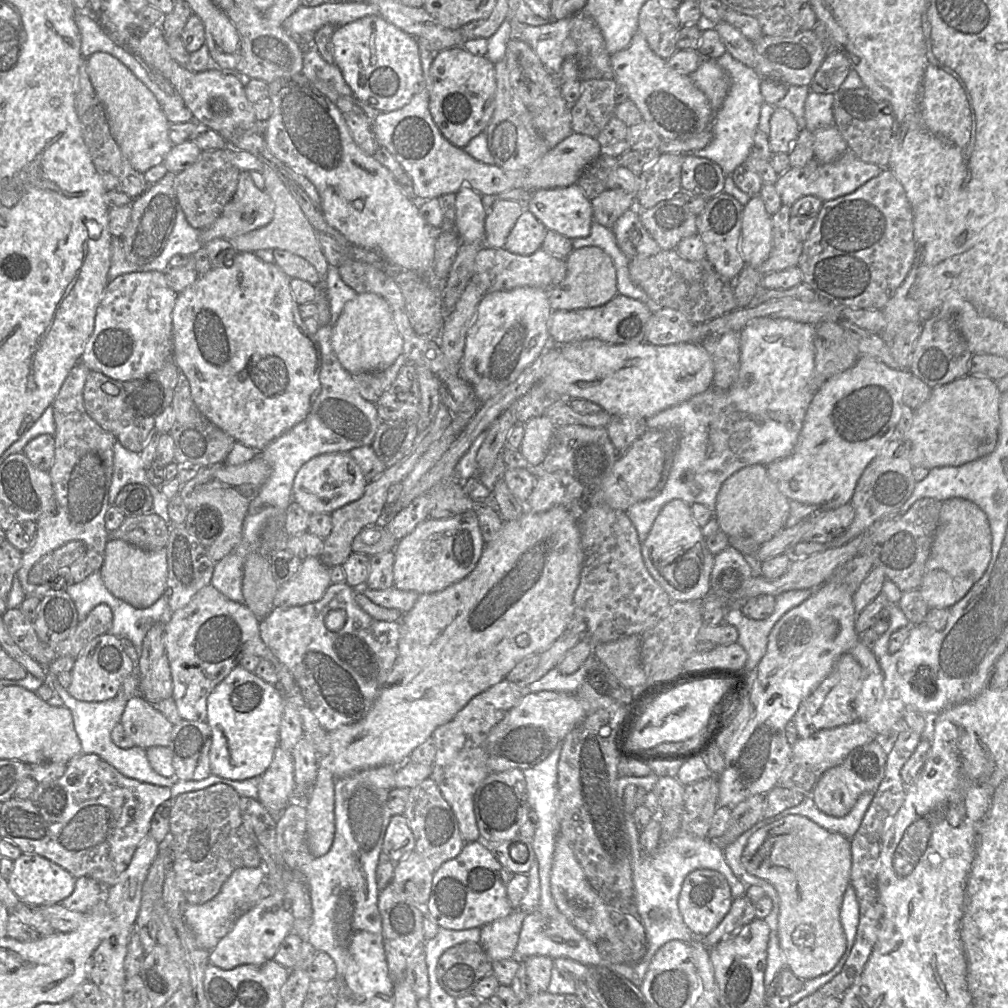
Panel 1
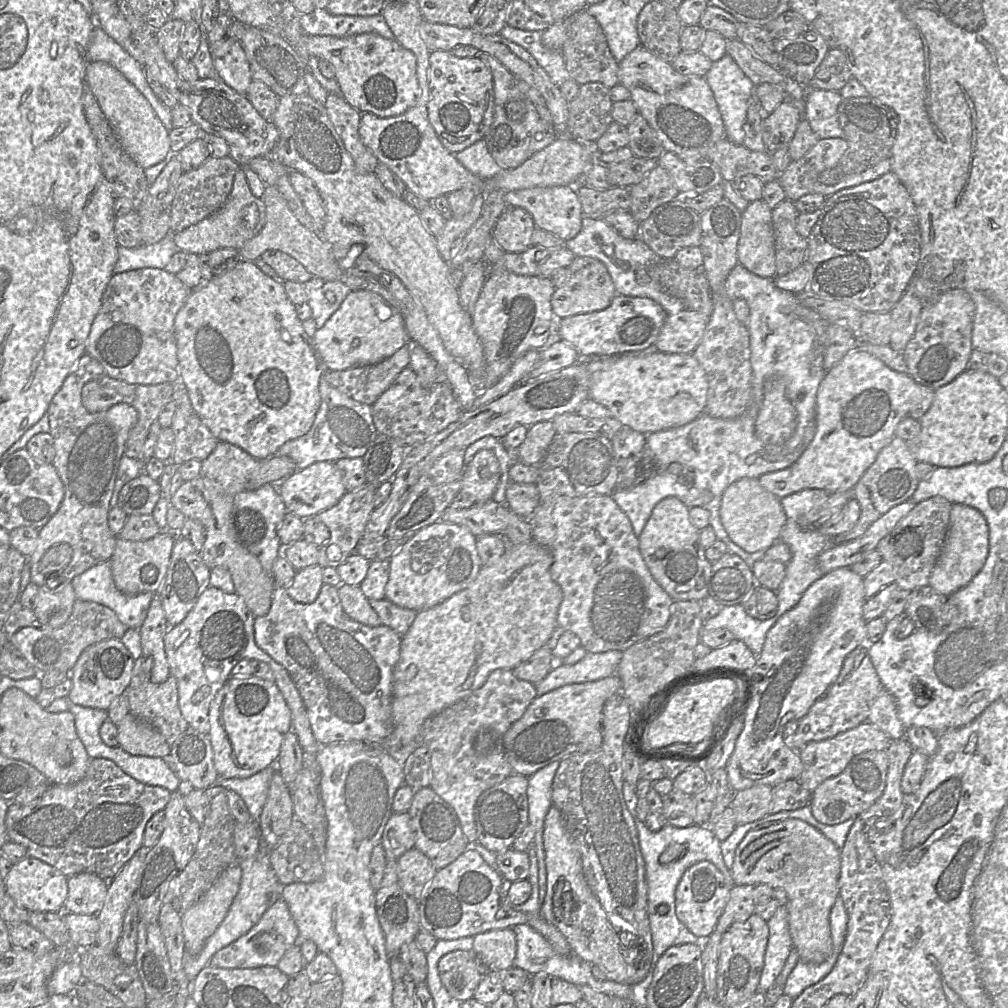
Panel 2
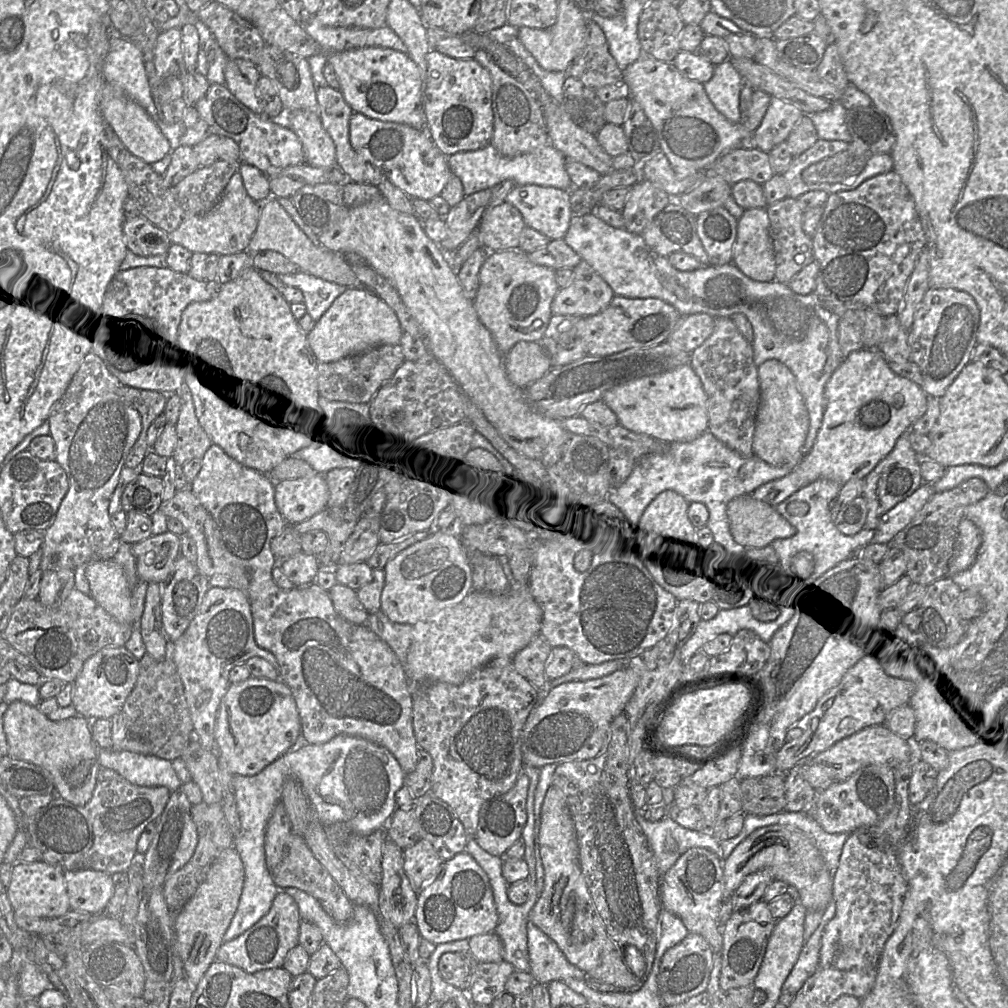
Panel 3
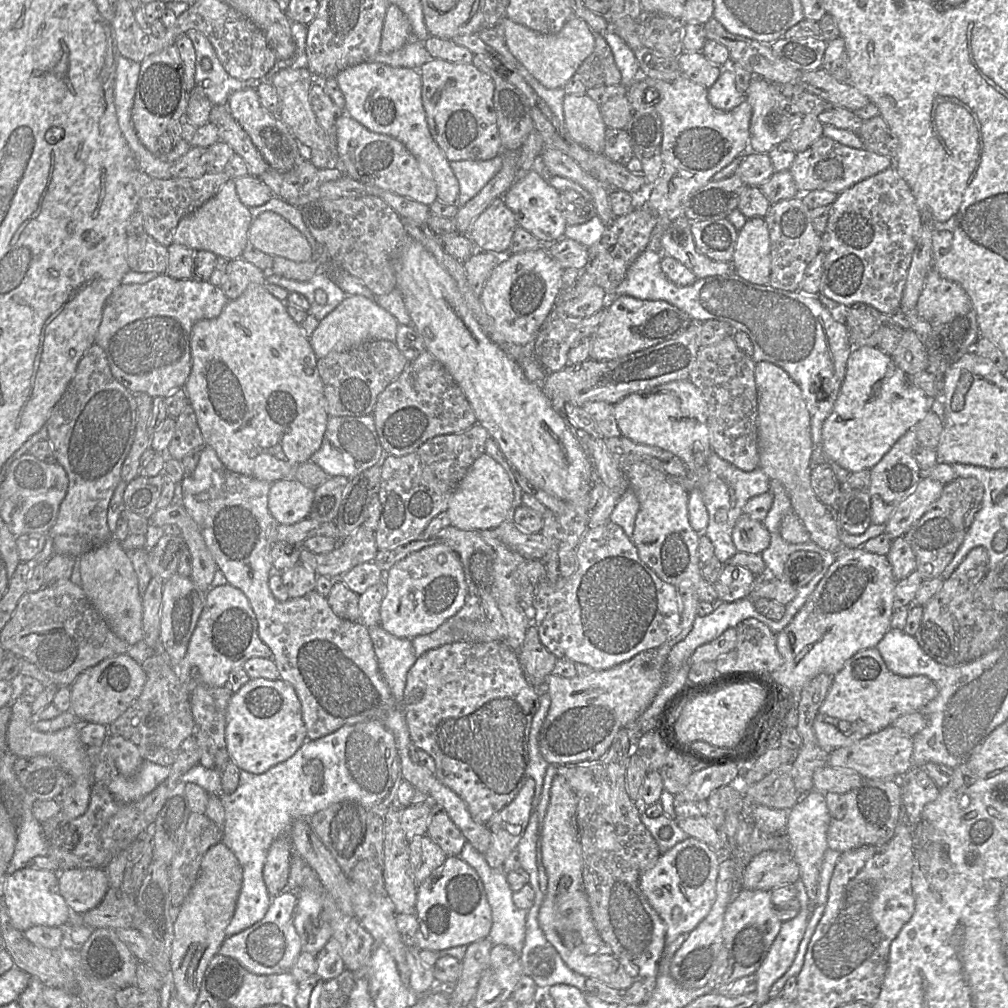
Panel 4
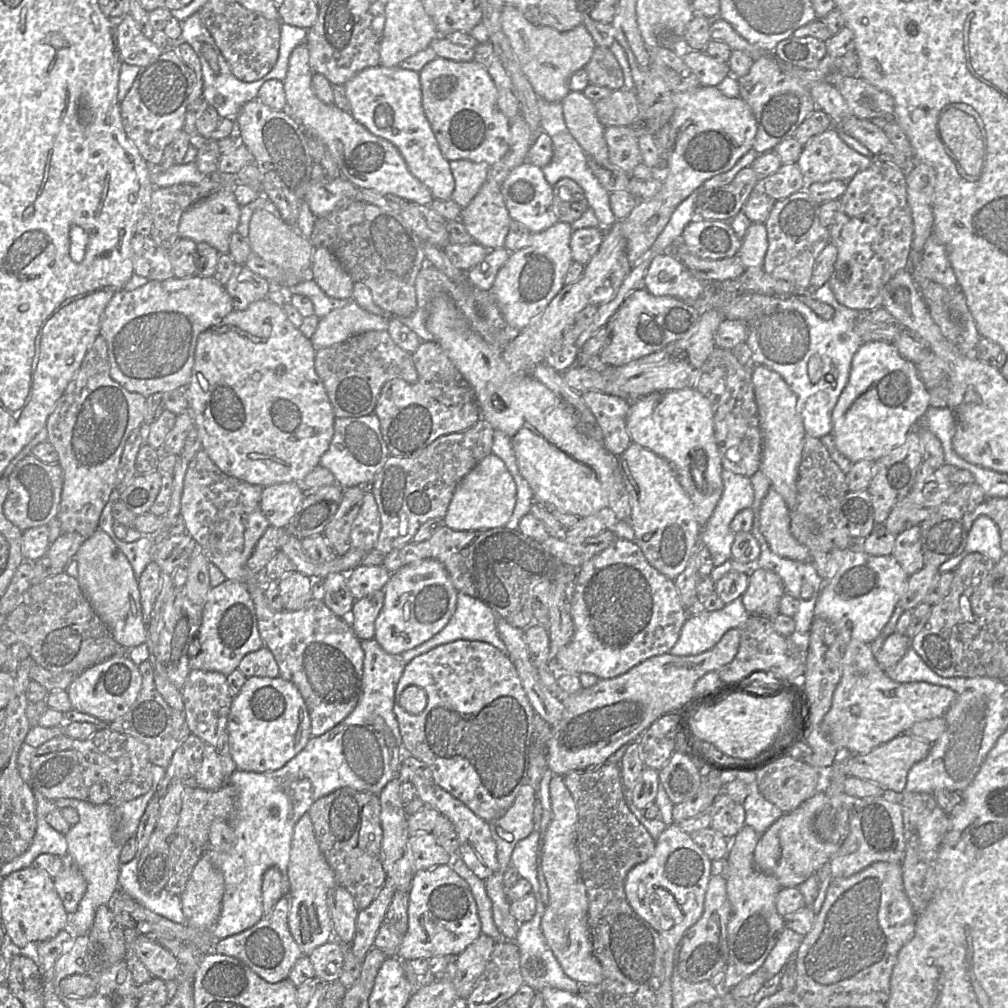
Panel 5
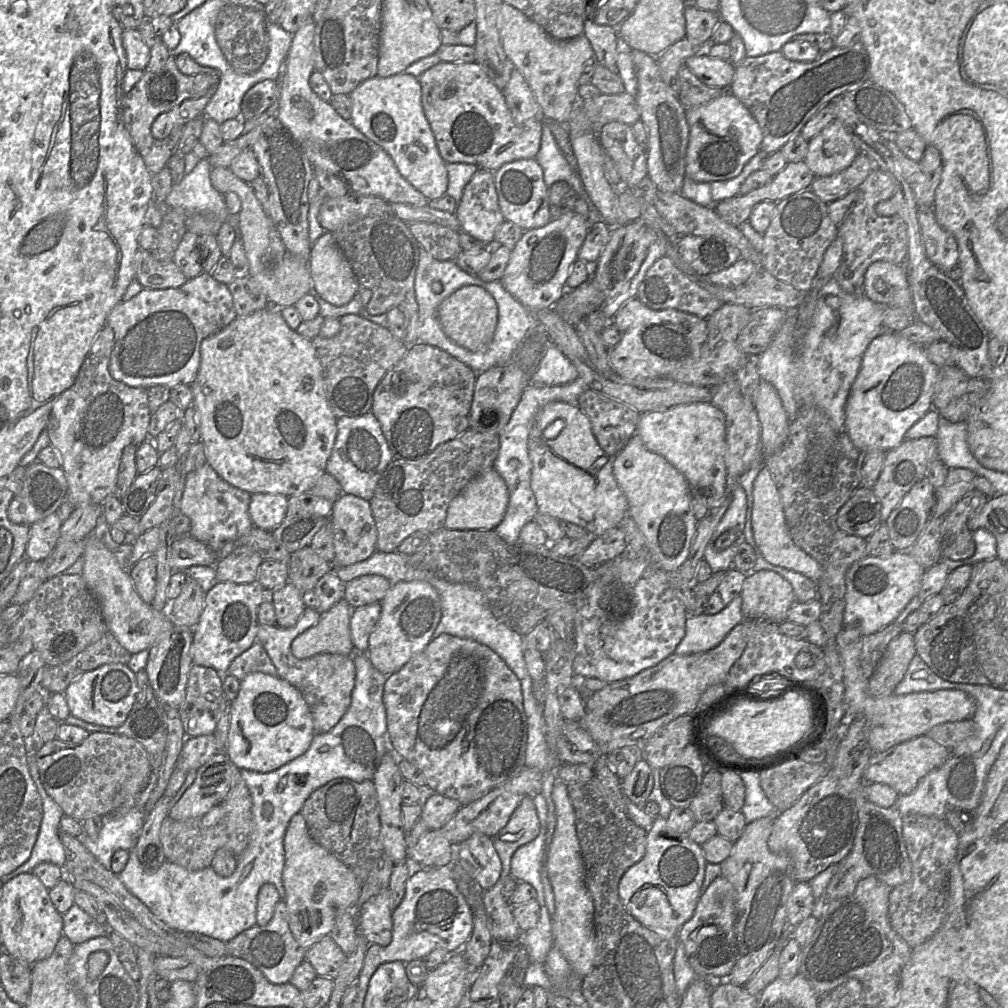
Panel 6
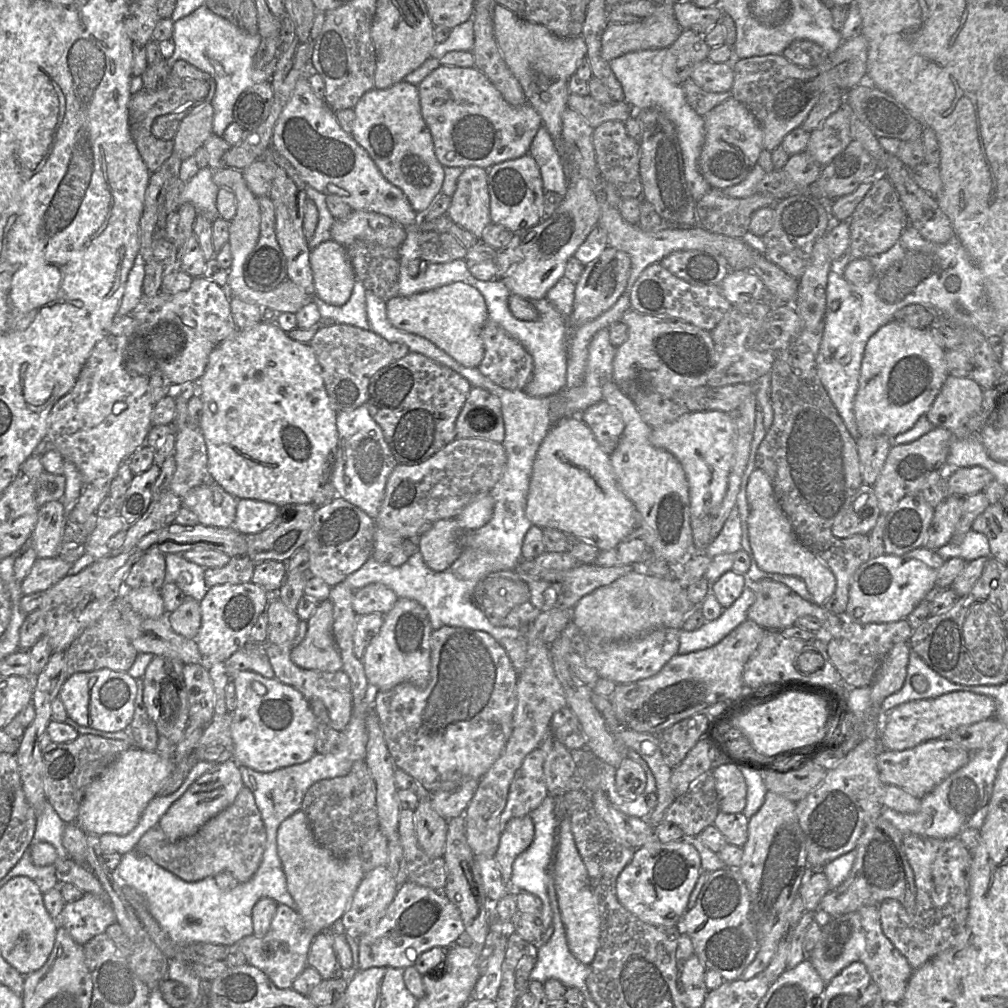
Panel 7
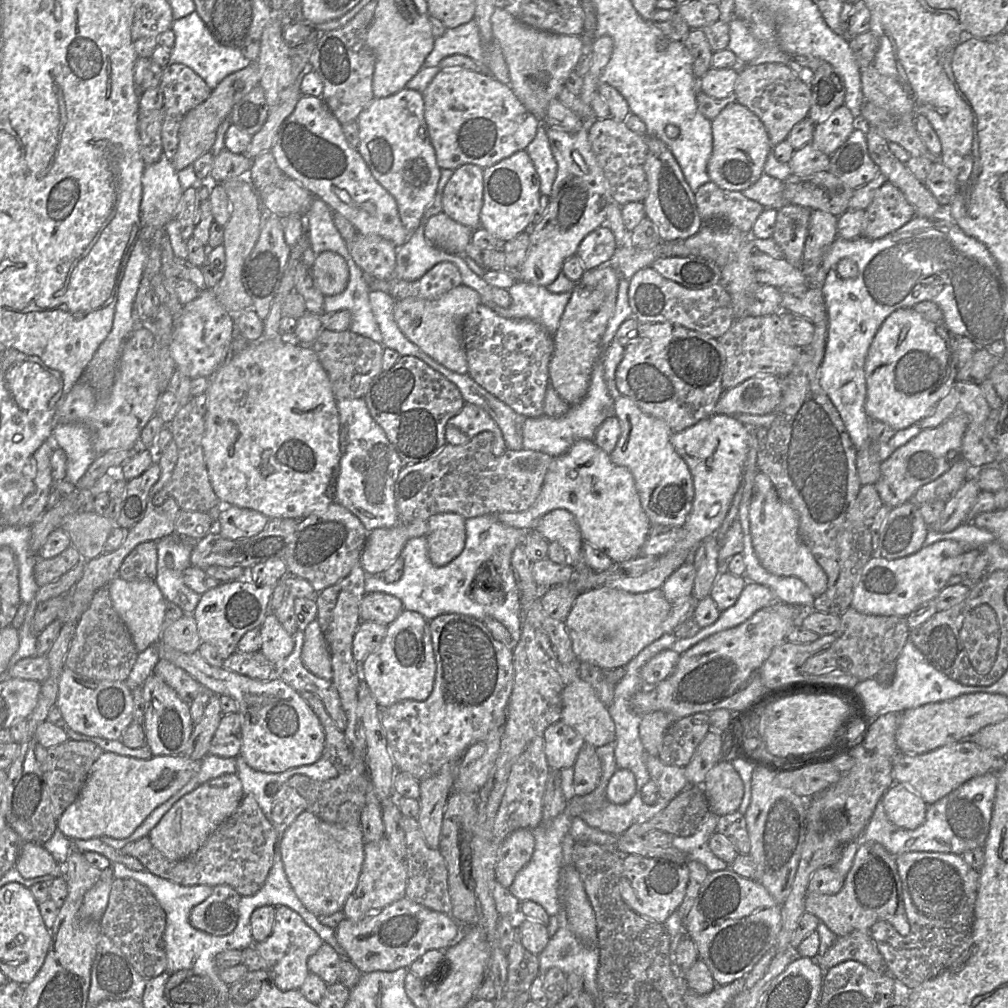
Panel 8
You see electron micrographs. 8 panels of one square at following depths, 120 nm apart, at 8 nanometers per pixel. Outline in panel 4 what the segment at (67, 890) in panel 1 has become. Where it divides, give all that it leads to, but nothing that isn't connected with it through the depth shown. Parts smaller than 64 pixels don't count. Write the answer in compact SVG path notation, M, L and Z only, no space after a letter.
M27 865L10 875L4 889L4 903L13 926L24 932L33 926L65 928L71 924L71 911L58 891L58 873Z

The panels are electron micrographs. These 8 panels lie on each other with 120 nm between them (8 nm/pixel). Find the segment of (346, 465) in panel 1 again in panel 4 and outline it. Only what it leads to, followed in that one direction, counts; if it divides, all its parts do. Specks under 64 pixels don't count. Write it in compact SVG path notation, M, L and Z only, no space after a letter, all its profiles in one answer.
M293 478L271 483L268 509L279 524L295 524L307 518L314 499L314 489Z

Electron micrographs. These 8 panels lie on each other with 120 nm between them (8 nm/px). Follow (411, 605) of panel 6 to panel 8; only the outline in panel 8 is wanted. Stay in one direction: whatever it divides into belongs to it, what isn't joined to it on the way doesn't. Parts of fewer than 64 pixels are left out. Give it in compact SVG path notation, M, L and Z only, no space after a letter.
M403 609L387 626L379 647L360 664L362 680L380 709L406 700L425 701L431 694L436 666L428 622L420 613Z

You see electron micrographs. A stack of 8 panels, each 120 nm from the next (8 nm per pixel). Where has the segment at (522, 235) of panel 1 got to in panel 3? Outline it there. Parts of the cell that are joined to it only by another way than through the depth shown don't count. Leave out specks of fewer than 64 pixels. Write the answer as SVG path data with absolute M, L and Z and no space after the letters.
M510 203L488 207L477 228L482 248L488 252L518 250L519 237L526 227L519 210Z

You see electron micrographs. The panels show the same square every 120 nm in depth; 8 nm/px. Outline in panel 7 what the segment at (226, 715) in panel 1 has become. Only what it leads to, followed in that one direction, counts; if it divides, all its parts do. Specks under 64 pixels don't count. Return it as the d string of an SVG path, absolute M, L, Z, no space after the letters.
M252 671L230 675L235 686L236 707L232 712L233 759L258 772L302 764L316 754L316 721L309 701L291 686Z

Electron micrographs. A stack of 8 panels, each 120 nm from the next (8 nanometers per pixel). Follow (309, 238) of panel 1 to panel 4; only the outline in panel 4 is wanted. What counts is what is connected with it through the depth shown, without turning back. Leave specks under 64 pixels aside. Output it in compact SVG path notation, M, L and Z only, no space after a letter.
M266 211L253 219L248 240L257 250L294 262L307 262L312 256L307 239L279 214Z

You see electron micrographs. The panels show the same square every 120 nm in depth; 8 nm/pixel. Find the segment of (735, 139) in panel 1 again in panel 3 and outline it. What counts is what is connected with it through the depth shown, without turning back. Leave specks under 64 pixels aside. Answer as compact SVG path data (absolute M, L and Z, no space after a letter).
M730 59L715 66L712 78L703 84L704 89L715 106L729 121L741 121L740 92L743 78Z

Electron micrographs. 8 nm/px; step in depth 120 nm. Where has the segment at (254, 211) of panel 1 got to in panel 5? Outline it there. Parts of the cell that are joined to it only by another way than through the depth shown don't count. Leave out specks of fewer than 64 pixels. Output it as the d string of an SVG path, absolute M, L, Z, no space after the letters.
M224 185L212 192L208 197L194 203L181 216L178 227L181 238L206 242L220 254L229 252L230 238L240 220L241 207L233 193L234 185Z

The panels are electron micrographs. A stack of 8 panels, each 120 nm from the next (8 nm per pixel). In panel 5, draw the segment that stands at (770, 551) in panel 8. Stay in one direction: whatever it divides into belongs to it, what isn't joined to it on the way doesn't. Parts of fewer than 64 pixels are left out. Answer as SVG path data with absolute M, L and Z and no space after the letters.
M771 487L759 508L760 531L770 549L780 557L811 561L807 547L800 544L790 530L790 511L782 496Z

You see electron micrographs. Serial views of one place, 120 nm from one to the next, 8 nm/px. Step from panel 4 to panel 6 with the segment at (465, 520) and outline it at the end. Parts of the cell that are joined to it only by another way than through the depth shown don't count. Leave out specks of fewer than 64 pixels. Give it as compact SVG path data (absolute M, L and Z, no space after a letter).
M494 468L472 479L450 502L444 527L451 530L494 530L503 520L509 501L504 479Z

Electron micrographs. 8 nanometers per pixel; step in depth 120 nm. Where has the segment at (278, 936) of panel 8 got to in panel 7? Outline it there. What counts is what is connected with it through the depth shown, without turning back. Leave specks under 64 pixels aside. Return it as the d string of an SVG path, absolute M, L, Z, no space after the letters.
M278 904L268 932L258 937L254 934L235 943L246 957L247 963L264 972L280 989L292 988L296 977L308 965L308 952L316 934L308 930L296 910Z

